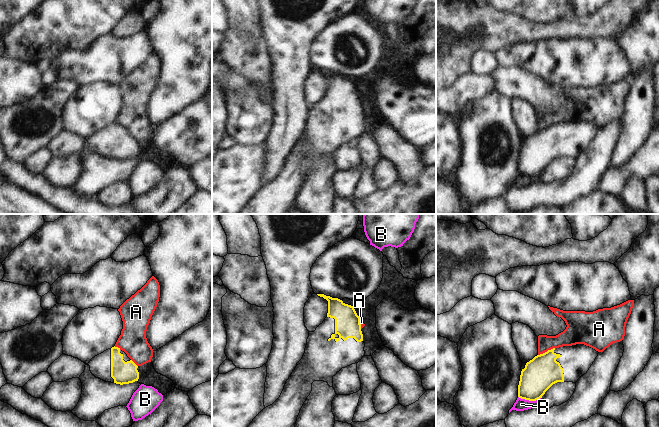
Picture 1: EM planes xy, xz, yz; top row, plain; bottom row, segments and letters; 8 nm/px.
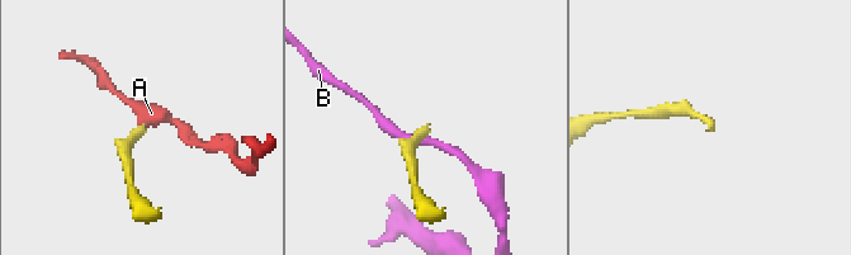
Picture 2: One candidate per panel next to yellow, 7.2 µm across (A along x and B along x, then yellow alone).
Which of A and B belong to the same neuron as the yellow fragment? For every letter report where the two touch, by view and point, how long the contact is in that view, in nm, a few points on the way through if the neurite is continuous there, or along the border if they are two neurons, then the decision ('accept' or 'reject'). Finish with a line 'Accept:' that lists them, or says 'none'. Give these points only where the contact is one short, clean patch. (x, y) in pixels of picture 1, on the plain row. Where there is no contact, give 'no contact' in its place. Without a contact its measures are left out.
A: meets yellow in yz at (547, 127); contact 160 nm long; border along yz (555, 124), (548, 125), (538, 131); reject
B: meets yellow in yz at (529, 176); contact 180 nm long; border along yz (518, 172), (529, 176), (540, 174); reject
Accept: none

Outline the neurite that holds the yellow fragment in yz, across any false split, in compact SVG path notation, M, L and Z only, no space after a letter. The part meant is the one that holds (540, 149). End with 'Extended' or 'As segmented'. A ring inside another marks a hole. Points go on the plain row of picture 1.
M584 120L553 124L535 132L522 145L518 173L536 177L557 158L573 158L587 149L598 127Z. Extended

